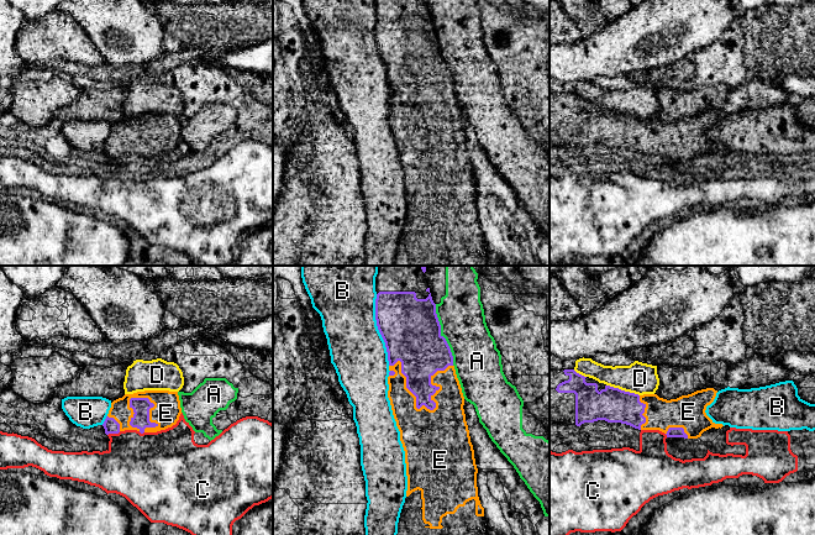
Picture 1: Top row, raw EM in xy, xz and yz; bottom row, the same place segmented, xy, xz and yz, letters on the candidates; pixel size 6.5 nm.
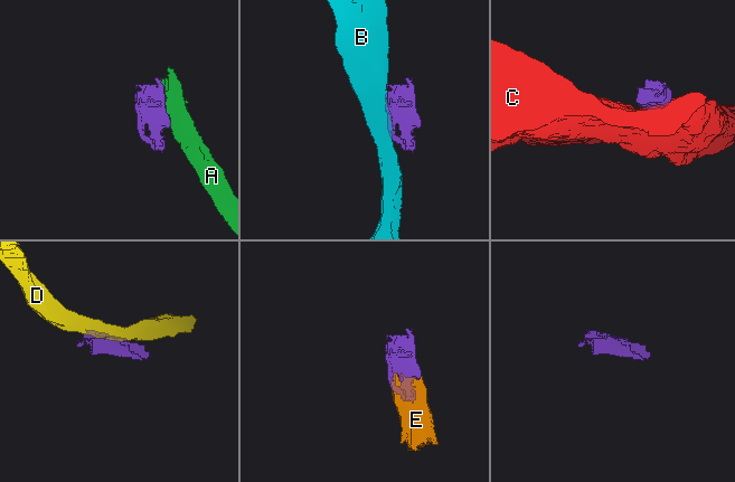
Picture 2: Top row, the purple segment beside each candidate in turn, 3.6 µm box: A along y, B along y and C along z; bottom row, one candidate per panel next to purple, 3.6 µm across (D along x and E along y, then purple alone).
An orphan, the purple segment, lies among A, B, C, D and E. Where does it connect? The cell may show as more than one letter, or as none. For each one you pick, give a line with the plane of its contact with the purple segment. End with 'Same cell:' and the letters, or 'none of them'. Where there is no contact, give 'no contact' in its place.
E: contact in xz
Same cell: E

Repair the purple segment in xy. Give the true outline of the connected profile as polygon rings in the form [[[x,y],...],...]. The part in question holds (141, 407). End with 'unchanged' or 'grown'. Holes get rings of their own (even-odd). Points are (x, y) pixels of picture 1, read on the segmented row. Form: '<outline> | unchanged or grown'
[[[144,390],[114,400],[102,426],[106,435],[125,430],[157,432],[175,425],[180,414],[178,392]]] | grown

